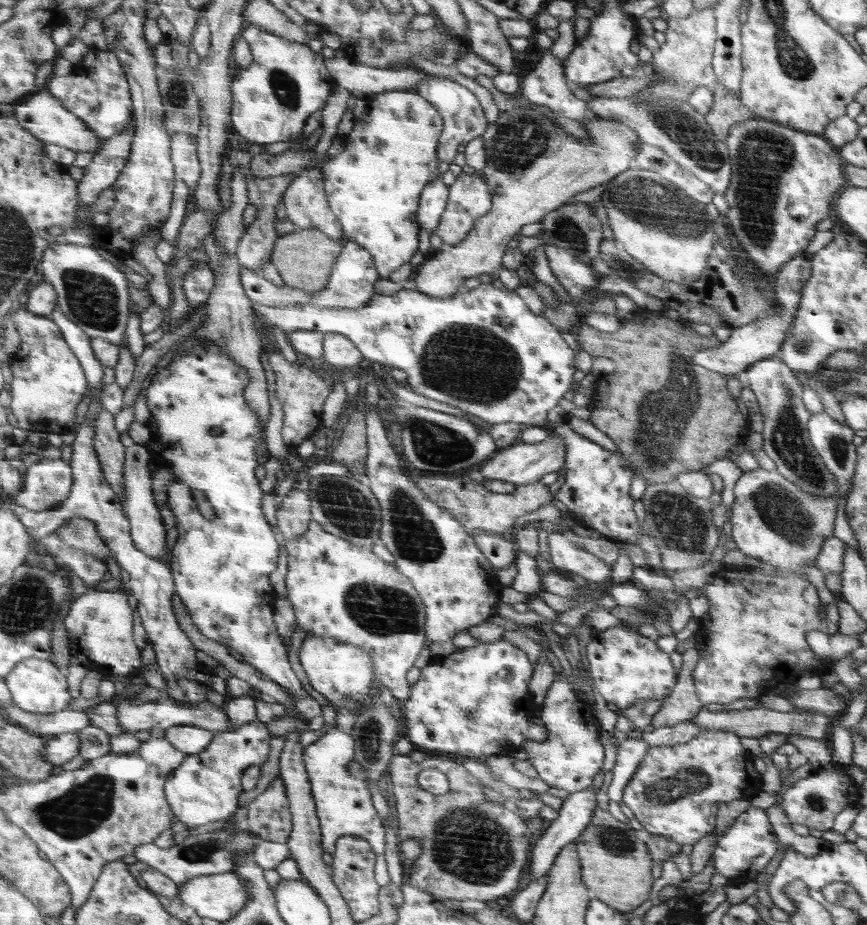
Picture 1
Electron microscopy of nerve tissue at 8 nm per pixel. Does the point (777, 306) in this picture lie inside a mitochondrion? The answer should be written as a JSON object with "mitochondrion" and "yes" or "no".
{"mitochondrion":"no"}

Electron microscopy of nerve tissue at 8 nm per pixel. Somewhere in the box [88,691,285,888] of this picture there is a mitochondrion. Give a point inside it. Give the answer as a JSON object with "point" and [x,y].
{"point":[201,851]}

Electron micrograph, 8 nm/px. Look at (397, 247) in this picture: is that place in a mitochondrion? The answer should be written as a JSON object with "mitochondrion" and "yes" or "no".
{"mitochondrion":"no"}

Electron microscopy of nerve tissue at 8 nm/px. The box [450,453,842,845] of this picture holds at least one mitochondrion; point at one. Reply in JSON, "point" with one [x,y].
{"point":[785,510]}

